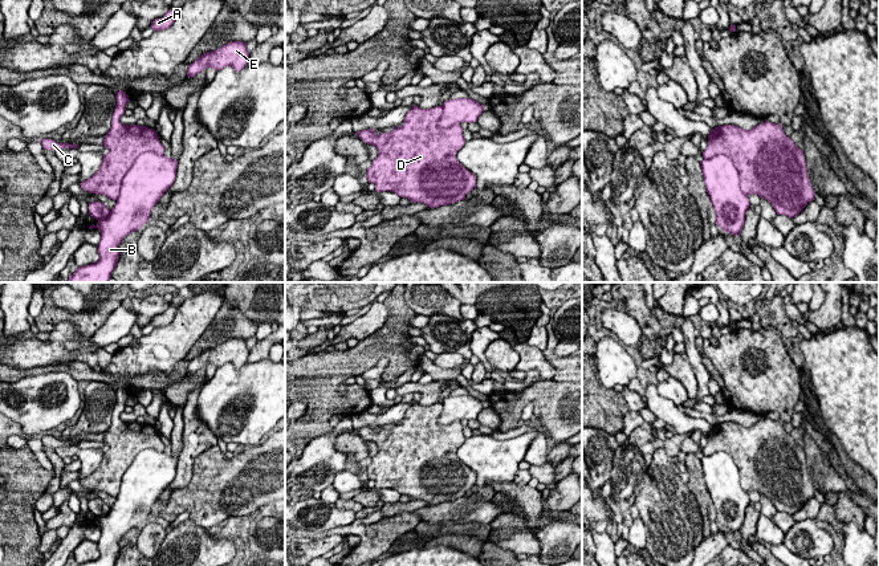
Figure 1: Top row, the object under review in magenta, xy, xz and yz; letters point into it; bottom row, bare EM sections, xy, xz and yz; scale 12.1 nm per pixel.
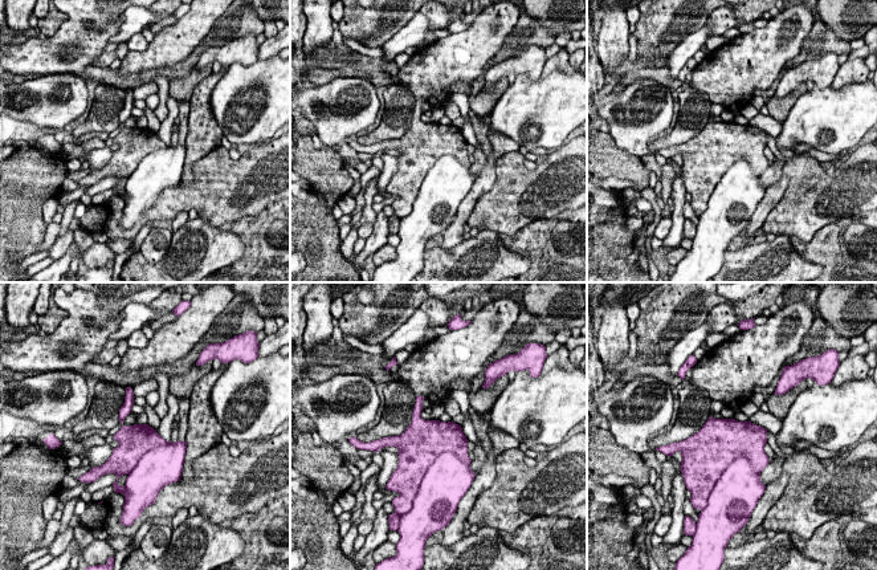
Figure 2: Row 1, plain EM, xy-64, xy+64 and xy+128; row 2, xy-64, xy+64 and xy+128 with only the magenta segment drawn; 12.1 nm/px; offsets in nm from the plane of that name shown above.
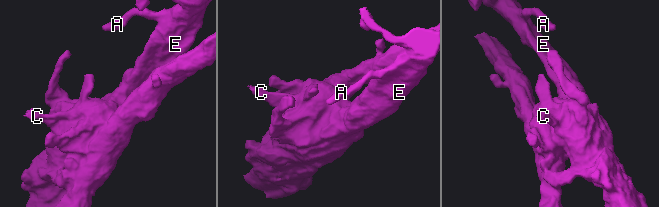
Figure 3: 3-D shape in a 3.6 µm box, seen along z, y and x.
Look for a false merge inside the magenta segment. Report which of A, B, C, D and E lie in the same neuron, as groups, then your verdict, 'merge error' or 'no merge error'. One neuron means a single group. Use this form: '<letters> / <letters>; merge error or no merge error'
A C D E / B; merge error

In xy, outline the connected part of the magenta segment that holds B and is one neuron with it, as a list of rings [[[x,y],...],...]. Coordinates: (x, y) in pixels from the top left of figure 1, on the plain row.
[[[148,448],[135,456],[122,476],[119,493],[110,512],[97,520],[95,525],[101,529],[101,538],[97,542],[99,557],[78,566],[115,566],[121,551],[118,542],[129,530],[141,526],[148,518],[154,502],[175,479],[176,465],[178,457],[172,453],[167,455],[164,451],[158,452]]]

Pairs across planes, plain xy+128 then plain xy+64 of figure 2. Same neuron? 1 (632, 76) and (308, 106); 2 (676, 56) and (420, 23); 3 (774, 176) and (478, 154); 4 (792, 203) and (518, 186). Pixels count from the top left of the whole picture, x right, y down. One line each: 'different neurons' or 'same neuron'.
1: different neurons
2: same neuron
3: same neuron
4: same neuron

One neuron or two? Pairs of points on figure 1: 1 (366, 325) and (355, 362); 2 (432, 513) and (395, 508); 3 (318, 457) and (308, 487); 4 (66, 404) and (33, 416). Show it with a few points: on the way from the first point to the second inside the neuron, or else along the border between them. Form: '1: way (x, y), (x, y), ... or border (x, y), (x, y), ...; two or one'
1: border (387, 320), (359, 341); two
2: border (428, 504), (414, 510); two
3: way (318, 464), (308, 476), (308, 480); one
4: way (58, 408), (41, 410); one

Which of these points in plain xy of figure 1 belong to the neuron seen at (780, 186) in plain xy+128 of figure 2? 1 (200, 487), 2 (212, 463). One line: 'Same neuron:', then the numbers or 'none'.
Same neuron: none

